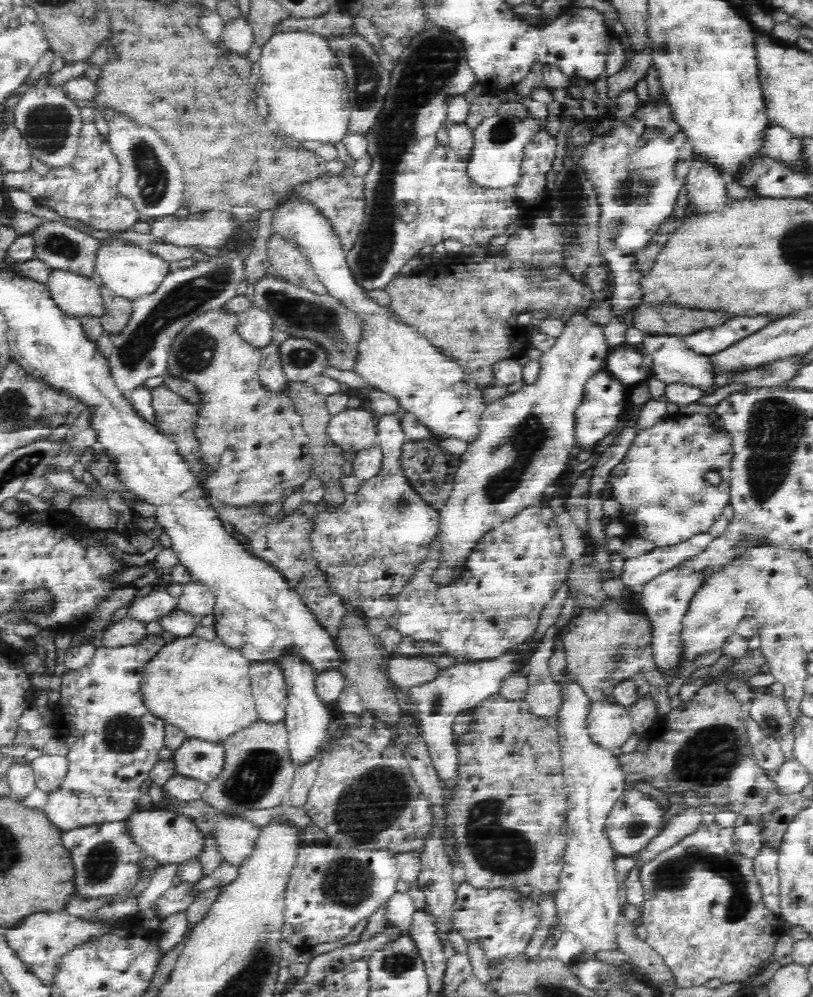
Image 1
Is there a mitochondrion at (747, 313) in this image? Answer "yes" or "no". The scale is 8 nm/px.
no

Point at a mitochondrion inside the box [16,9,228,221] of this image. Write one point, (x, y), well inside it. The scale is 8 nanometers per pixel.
(49, 125)

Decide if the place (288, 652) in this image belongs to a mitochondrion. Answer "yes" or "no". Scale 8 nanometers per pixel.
no

